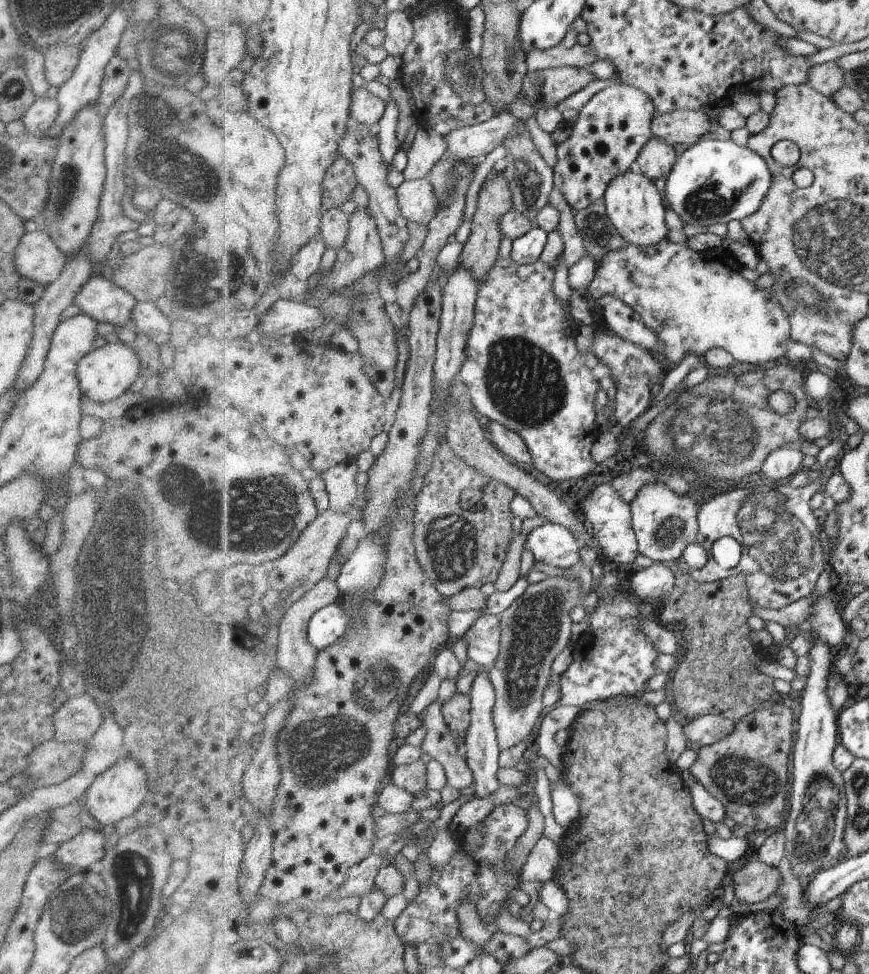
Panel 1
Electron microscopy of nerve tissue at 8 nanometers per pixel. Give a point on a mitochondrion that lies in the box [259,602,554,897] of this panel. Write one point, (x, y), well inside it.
(337, 741)

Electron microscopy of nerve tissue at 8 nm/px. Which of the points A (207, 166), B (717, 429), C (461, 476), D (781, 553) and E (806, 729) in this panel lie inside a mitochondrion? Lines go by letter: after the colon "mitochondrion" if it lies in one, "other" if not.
A: mitochondrion
B: mitochondrion
C: other
D: mitochondrion
E: other

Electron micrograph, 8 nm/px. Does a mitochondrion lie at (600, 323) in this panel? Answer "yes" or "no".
no

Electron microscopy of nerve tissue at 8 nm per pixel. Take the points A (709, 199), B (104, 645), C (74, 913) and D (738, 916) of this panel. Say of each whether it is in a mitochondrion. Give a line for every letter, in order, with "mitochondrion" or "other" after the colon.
A: mitochondrion
B: mitochondrion
C: mitochondrion
D: other

